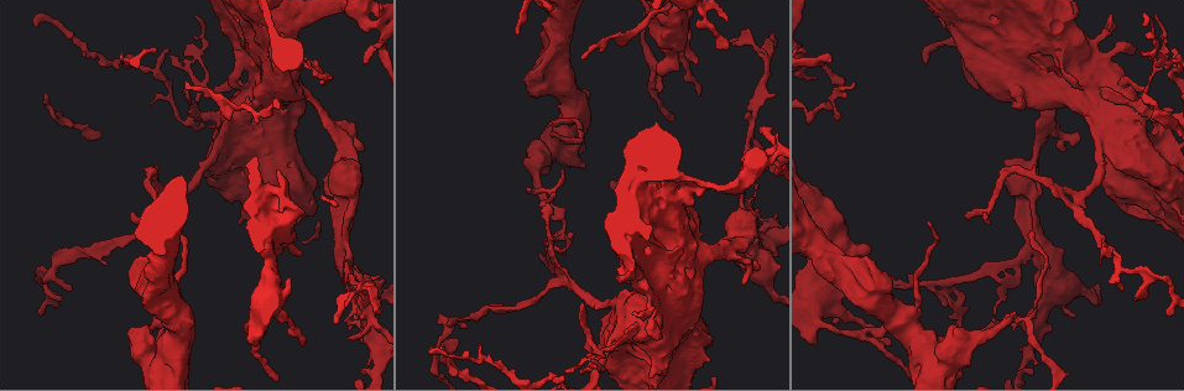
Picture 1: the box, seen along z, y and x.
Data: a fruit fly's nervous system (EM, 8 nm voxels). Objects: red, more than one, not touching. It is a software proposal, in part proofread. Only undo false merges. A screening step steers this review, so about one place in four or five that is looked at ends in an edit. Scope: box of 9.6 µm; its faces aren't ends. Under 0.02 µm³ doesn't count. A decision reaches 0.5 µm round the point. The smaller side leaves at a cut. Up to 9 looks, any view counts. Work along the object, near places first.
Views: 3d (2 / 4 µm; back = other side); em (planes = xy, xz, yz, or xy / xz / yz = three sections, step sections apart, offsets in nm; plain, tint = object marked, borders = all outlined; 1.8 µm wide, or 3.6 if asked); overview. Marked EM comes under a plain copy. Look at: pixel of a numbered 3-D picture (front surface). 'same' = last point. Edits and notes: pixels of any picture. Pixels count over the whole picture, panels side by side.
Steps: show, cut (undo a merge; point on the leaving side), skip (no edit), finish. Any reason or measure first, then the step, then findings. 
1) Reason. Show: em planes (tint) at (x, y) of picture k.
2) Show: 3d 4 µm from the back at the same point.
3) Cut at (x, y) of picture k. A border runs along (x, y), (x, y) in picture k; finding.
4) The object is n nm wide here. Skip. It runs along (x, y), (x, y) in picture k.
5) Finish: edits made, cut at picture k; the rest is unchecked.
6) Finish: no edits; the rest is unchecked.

Thick turns thin. Show: 3d 4 µm at (1127, 81) of picture 1.

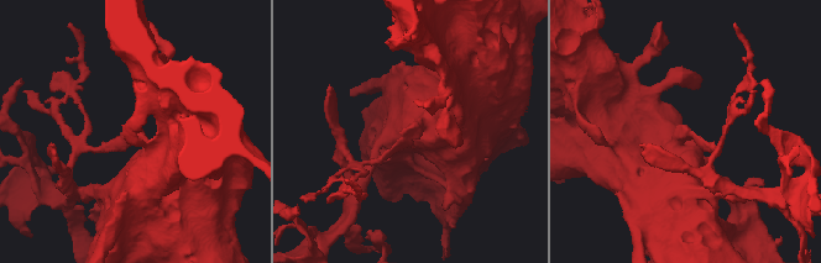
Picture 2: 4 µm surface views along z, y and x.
Show: em yz step 4 (tint) at (684, 137) of picture 2.

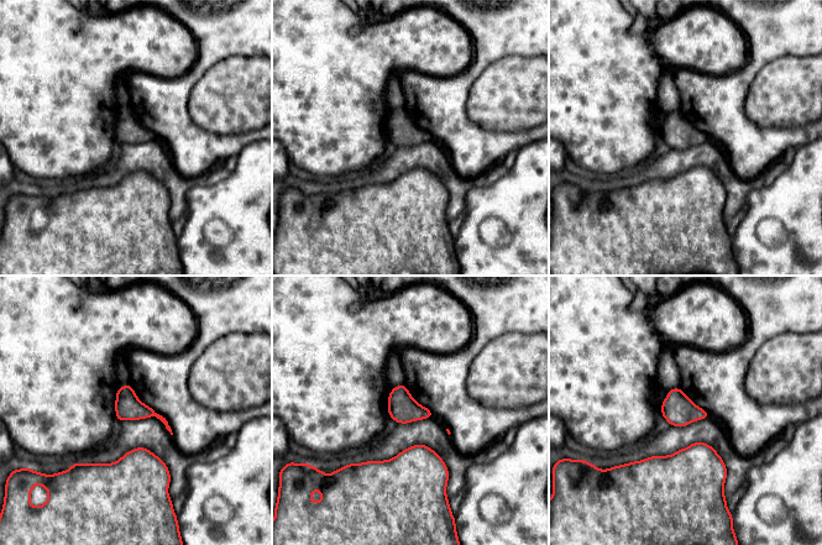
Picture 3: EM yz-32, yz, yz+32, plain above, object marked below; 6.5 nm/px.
The object is 170 nm wide here. Skip. Continuous, no second neuron.

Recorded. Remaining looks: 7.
Abrupt turn. Show: em planes (tint) at (1027, 318) of picture 1.

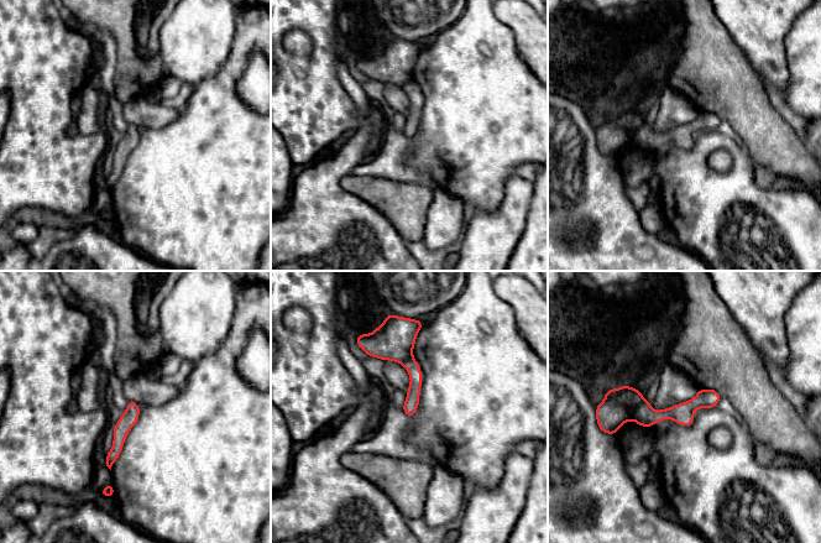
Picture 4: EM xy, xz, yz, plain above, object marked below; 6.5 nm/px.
Cut at (644, 416) of picture 4. The part that leaves runs along (716, 396), (683, 413), (637, 417) in picture 4; two neurons meet here.

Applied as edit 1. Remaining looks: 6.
A fork. Show: em 3.6 µm xz step 16 (tint) at (331, 127) of picture 1.

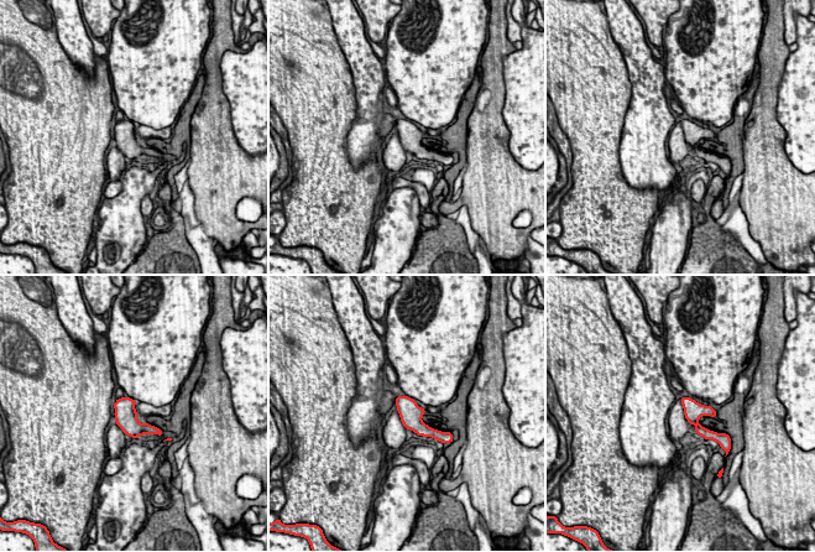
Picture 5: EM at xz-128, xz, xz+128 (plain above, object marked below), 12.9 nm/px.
The object is 190 nm wide here. Skip. Continuous, no second neuron.

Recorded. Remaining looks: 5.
Show: overview.

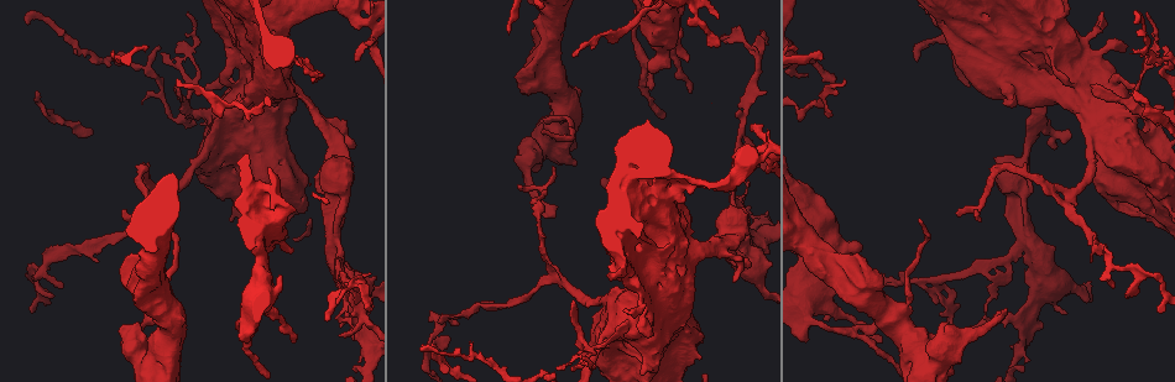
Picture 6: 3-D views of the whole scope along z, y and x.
Show: em planes (tint) at (273, 34) of picture 6.

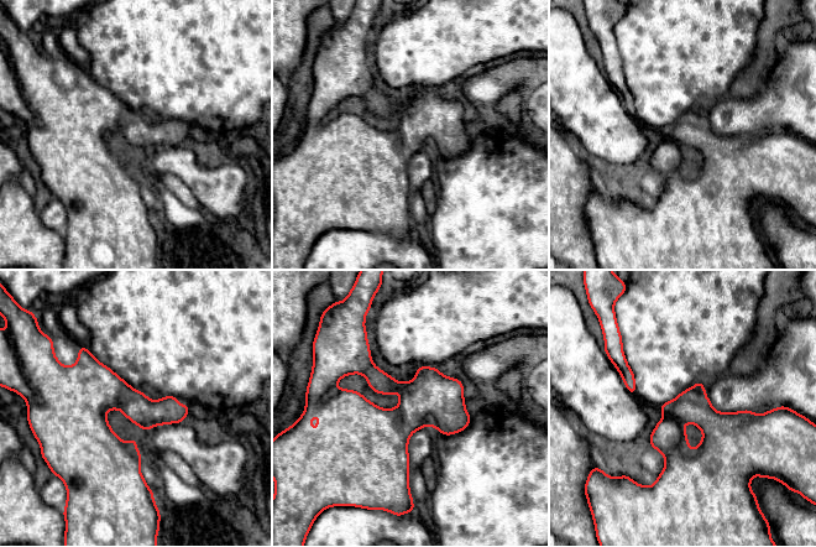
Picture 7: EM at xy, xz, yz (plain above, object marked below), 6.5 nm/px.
Skip. Continuous, no second neuron.

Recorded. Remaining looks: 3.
Finish: edits made, cut at picture 4; the rest is unchecked.

